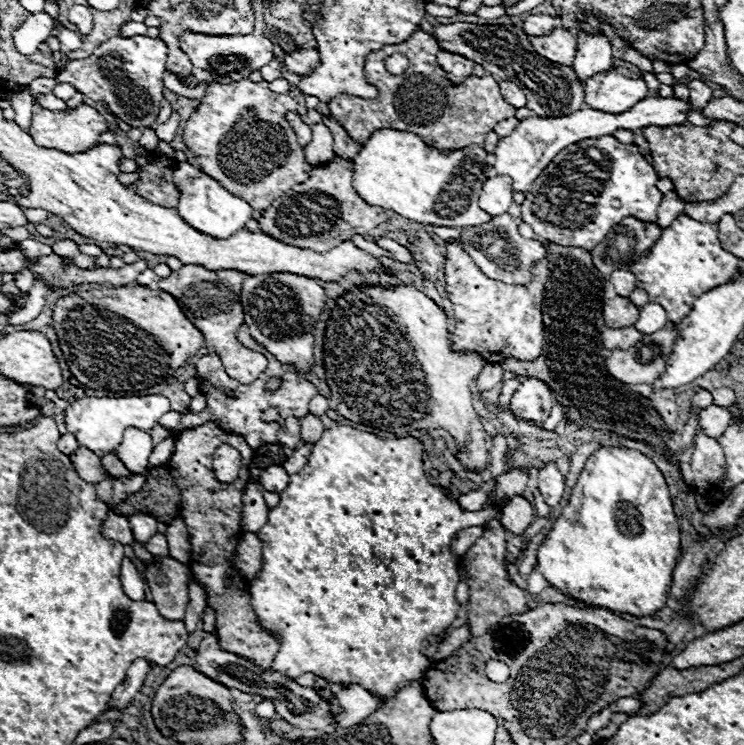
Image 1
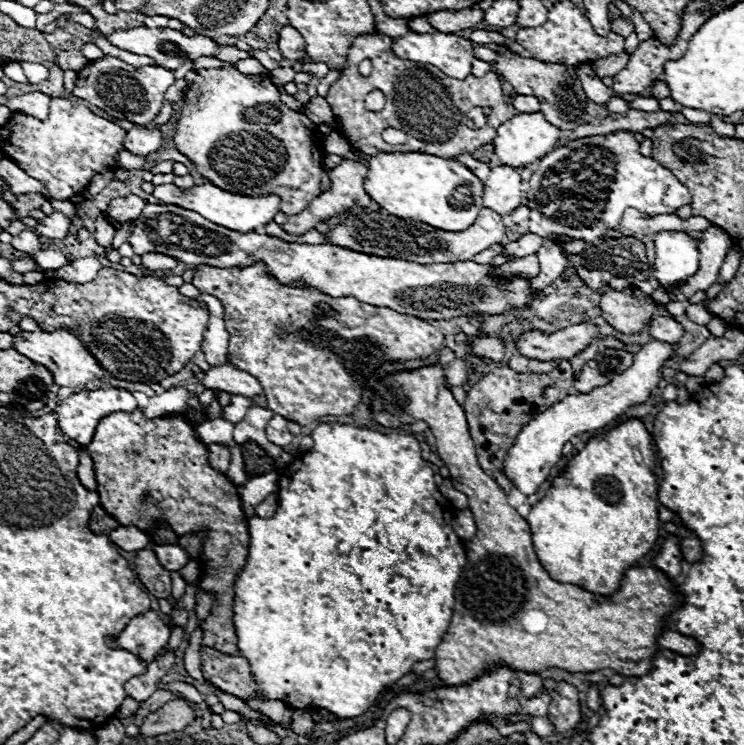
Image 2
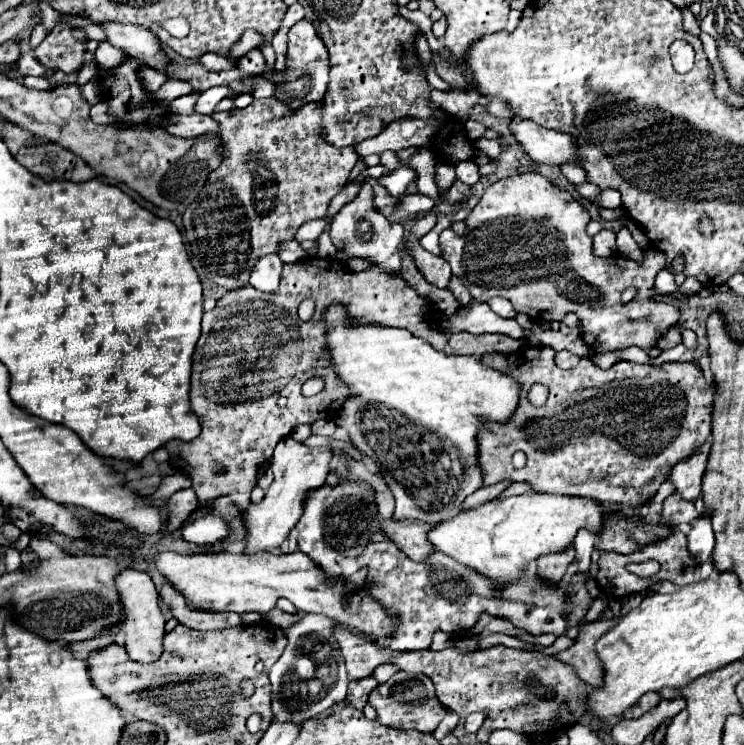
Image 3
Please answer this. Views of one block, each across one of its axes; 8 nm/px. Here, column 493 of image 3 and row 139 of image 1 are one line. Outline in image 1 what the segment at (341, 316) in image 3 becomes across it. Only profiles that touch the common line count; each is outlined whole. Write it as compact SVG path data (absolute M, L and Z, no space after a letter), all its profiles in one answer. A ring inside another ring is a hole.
M382 128L376 130L366 144L362 144L358 156L354 158L354 188L358 194L372 206L390 208L406 220L432 224L432 226L454 226L454 228L468 228L486 224L492 220L488 212L478 208L478 194L486 180L482 168L486 168L488 152L482 146L470 146L454 152L444 152L424 144L418 136L402 130Z

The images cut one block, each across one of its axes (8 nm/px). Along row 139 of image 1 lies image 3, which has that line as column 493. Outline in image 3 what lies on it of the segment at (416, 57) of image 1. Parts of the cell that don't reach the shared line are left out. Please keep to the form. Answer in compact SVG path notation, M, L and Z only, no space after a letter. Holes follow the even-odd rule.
M528 346L520 356L500 352L484 354L482 364L508 374L520 384L520 402L510 420L484 420L478 430L478 464L484 486L502 480L526 482L538 494L588 496L632 506L640 498L650 500L664 482L668 466L698 450L712 432L716 386L708 384L694 362L666 362L664 366L656 366L646 378L618 386L582 388L568 398L560 398L560 388L550 386L548 402L540 408L532 406L526 394L534 382L558 380L558 366L550 346ZM612 442L614 446L620 444L620 452L606 450ZM516 450L528 456L522 470L516 470L510 462Z

